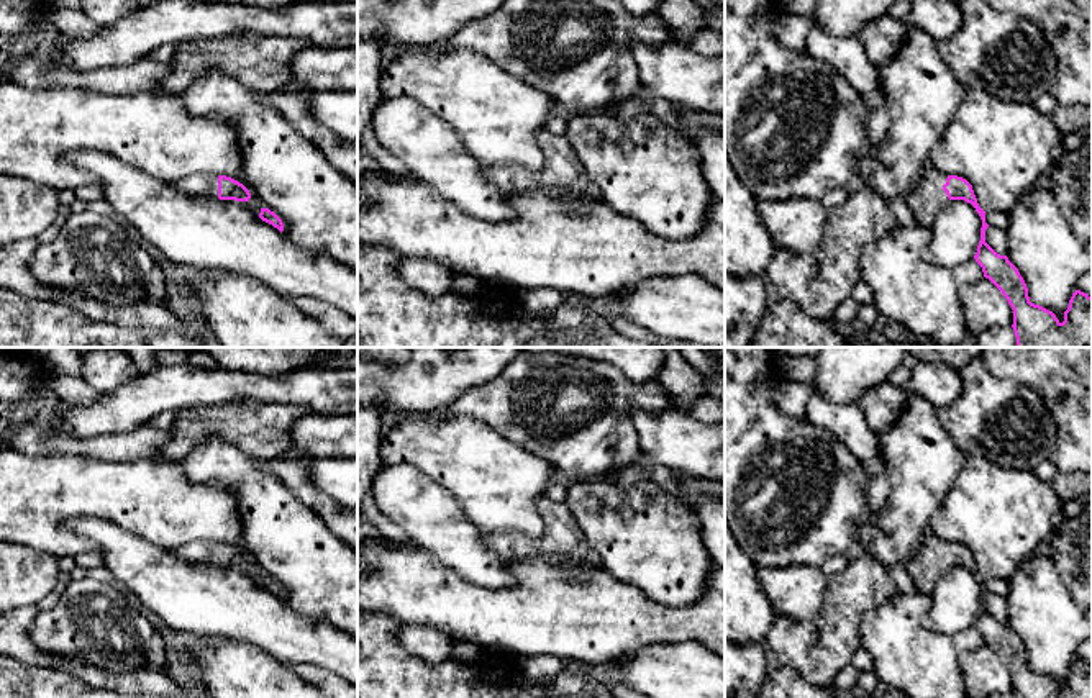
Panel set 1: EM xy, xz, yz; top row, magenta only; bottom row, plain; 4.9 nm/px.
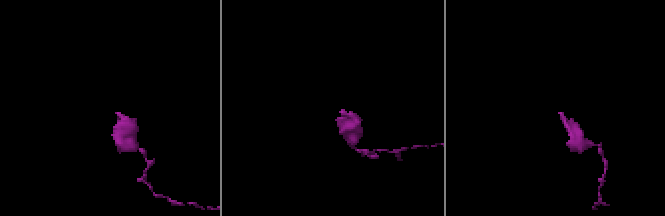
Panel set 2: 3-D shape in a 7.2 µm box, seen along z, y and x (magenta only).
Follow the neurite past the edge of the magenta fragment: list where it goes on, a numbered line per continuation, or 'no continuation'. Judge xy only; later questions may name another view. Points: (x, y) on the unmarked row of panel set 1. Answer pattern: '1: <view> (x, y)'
1: xy (200, 552)

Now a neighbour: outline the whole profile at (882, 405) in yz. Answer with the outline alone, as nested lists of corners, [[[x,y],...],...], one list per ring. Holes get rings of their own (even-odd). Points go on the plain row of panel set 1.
[[[884,382],[867,390],[858,405],[862,408],[866,421],[874,433],[882,434],[889,431],[905,411],[907,390]]]

